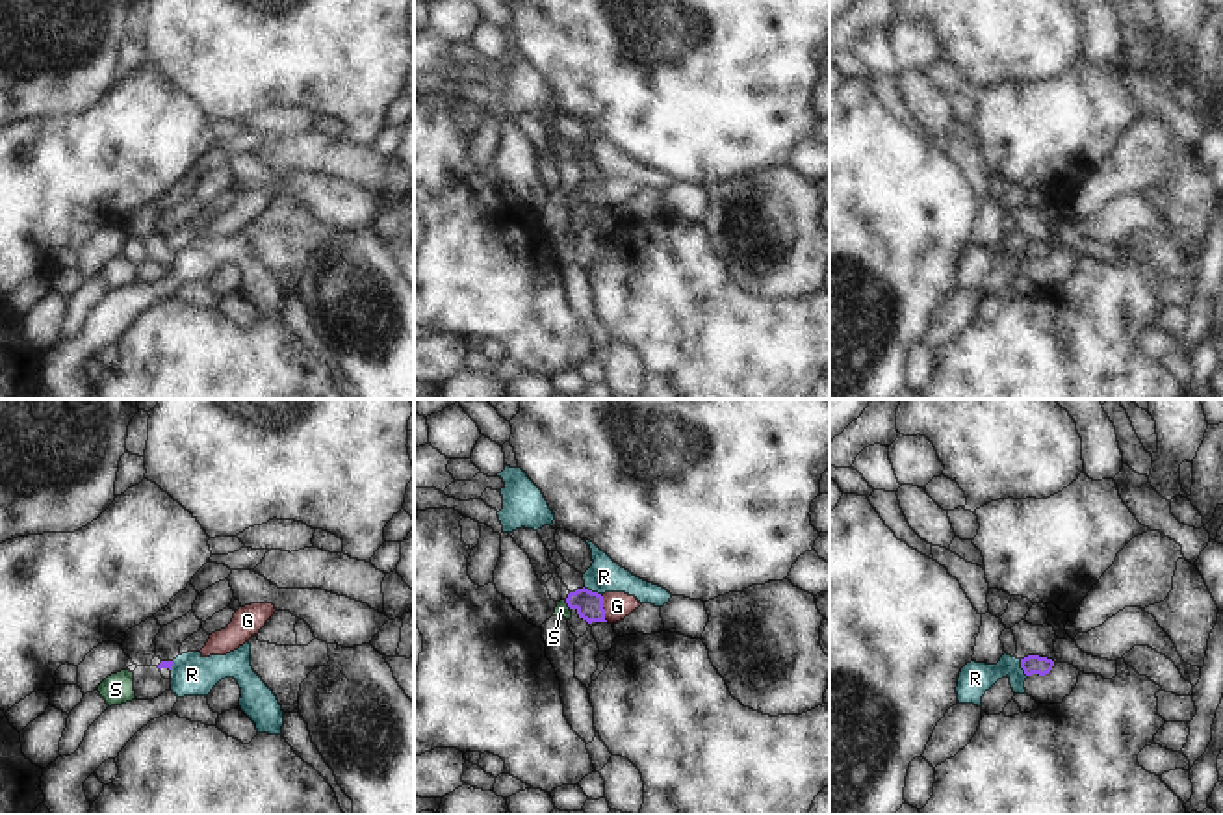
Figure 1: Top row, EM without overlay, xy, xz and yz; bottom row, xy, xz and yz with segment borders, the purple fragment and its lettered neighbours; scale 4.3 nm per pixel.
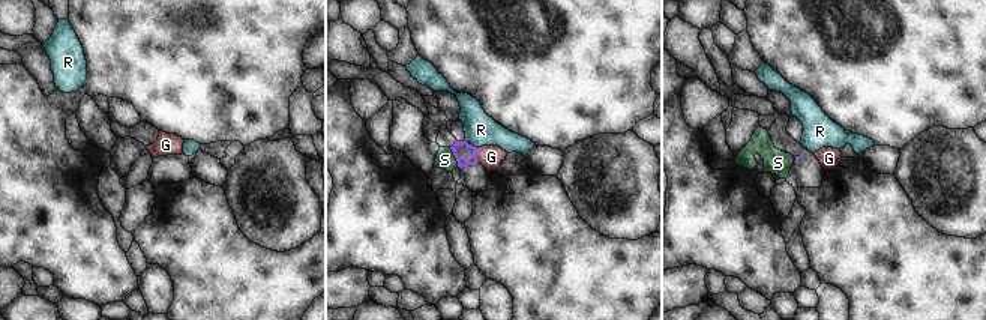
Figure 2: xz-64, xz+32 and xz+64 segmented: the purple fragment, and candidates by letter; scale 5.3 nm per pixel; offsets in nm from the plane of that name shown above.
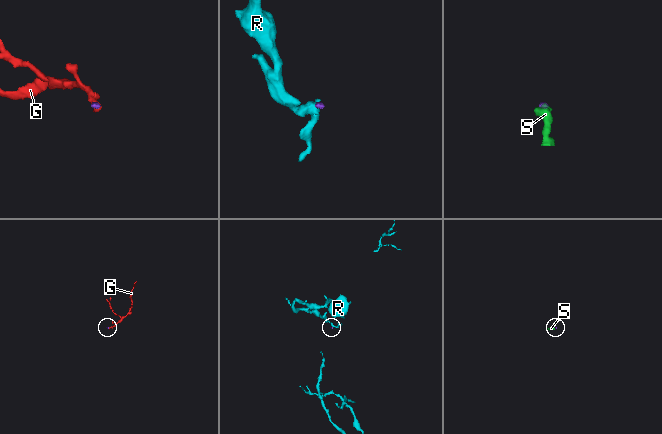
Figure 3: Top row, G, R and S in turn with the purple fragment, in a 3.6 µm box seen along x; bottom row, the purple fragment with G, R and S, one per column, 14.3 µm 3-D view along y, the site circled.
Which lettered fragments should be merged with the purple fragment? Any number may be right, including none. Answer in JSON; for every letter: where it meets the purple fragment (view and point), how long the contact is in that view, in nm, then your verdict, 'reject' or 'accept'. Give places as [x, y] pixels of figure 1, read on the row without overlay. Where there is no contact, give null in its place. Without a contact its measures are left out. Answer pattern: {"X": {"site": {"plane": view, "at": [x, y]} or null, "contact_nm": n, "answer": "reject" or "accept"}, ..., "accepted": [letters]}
{"G": {"site": {"plane": "xz", "at": [602, 192]}, "contact_nm": 120, "answer": "accept"}, "R": {"site": {"plane": "xz", "at": [591, 175]}, "contact_nm": 90, "answer": "reject"}, "S": {"site": {"plane": "xz", "at": [566, 186]}, "contact_nm": 50, "answer": "accept"}, "accepted": ["G", "S"]}

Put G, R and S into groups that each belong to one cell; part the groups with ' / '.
G S / R

